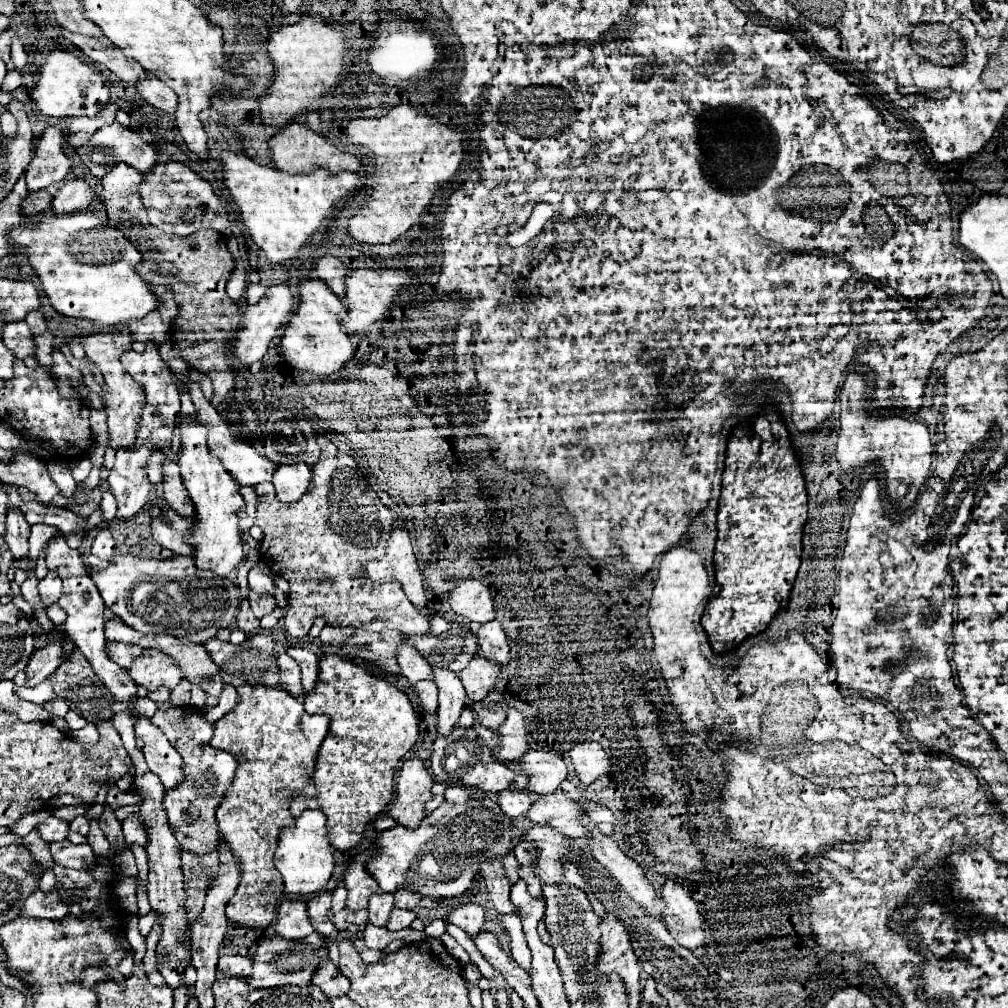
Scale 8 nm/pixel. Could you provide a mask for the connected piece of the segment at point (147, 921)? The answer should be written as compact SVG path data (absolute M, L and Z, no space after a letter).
M151 911L148 915L144 917L139 917L138 929L143 937L147 937L149 935L152 926L157 918L158 915L157 913L155 913L155 911Z

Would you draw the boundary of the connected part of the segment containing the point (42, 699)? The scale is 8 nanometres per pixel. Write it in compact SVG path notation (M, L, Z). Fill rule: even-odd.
M43 681L37 687L15 687L15 693L19 695L19 699L33 701L37 705L45 705L47 701L51 701L55 697L55 691L49 681Z

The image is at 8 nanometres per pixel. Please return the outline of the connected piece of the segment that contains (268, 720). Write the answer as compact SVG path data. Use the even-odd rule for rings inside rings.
M241 685L237 687L237 693L239 693L239 703L215 723L215 731L209 741L211 747L231 753L239 763L233 783L217 807L219 831L223 833L223 837L227 837L227 841L231 843L231 849L241 861L241 883L237 887L237 893L227 903L227 917L235 921L237 925L247 925L253 929L267 929L267 925L275 917L279 895L283 893L283 891L275 891L275 887L283 887L283 881L281 881L279 871L273 865L279 829L289 827L295 821L295 817L289 811L289 805L291 805L289 801L295 795L315 793L315 785L311 783L311 779L313 779L319 747L329 731L329 719L327 715L305 713L303 703L279 687Z

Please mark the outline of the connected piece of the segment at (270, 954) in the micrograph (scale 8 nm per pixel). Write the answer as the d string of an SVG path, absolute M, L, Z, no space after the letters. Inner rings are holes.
M311 933L307 939L299 939L299 941L285 941L285 939L279 939L279 935L267 937L255 949L251 957L253 969L245 977L245 981L253 989L267 989L267 987L279 987L279 985L305 987L311 983L311 975L315 973L315 967L319 967L319 963L325 959L325 953L327 953L325 941L321 941L317 933Z

